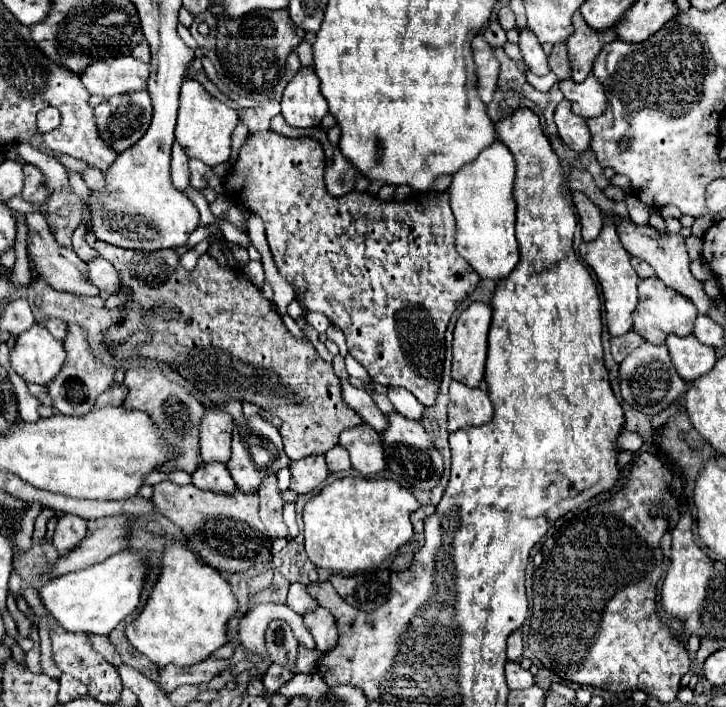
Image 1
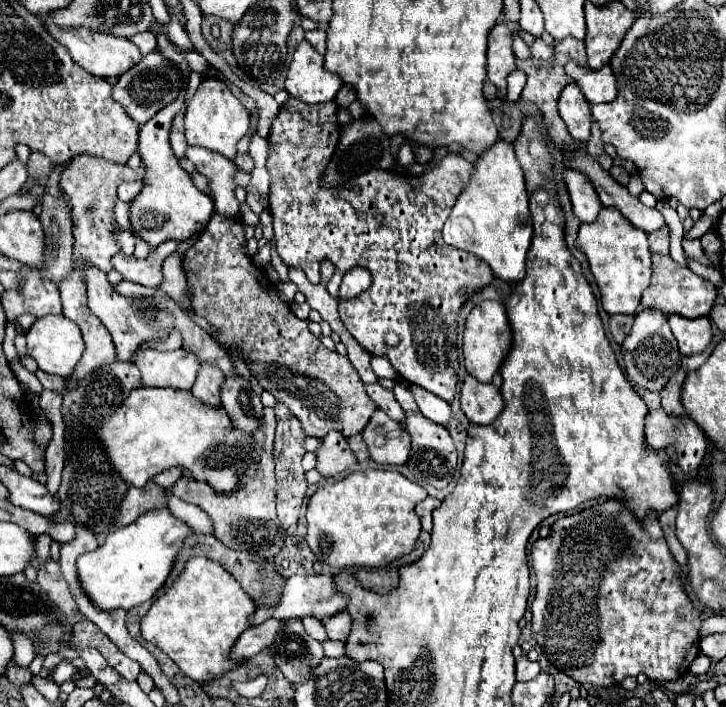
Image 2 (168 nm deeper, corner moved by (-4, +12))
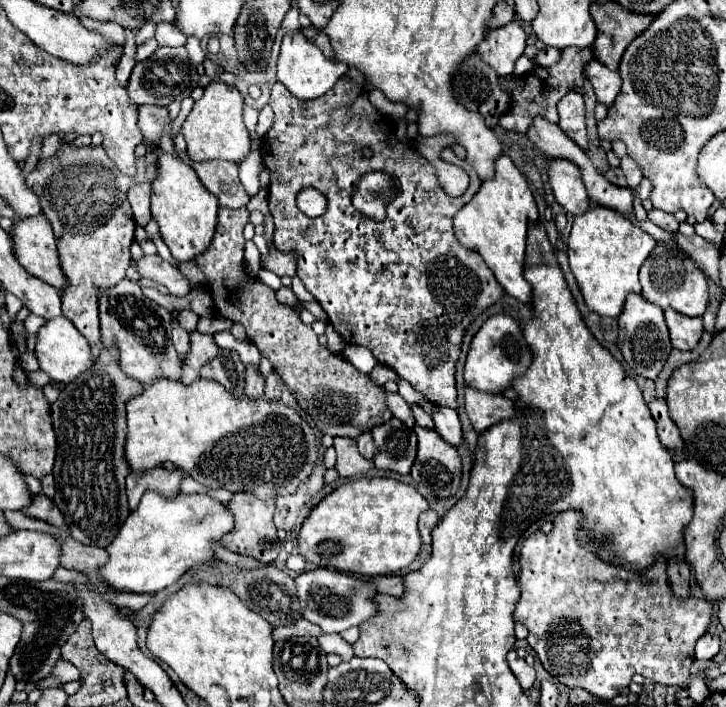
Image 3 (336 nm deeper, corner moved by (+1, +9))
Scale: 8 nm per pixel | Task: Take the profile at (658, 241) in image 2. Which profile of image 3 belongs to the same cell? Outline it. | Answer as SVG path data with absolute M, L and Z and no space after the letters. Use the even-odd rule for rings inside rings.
M652 209L652 211L648 213L648 219L654 221L658 227L662 227L662 229L666 229L666 231L678 231L678 221L676 221L674 215L670 215L670 213Z

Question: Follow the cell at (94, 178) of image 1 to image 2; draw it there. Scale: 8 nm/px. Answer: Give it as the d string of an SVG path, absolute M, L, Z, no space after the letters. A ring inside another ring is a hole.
M135 180L135 182L121 182L121 184L117 186L117 198L129 204L129 202L139 194L141 184L143 184L141 180Z

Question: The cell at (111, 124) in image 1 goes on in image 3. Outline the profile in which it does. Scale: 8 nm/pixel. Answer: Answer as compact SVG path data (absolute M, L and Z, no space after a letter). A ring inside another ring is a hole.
M160 47L152 57L134 65L126 91L130 95L130 101L136 105L152 103L168 107L172 101L182 101L184 97L190 97L190 93L198 87L198 79L200 73L196 65L188 59L186 47Z

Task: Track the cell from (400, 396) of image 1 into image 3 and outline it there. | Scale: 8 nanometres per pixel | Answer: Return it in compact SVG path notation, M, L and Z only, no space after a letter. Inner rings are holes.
M434 405L432 419L436 423L436 431L442 435L446 443L450 443L452 447L458 447L462 443L462 423L454 409Z

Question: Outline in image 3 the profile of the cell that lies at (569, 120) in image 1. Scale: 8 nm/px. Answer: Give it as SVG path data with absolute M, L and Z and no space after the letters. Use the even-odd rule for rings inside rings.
M568 91L560 103L558 103L558 115L560 115L560 129L582 149L588 149L588 137L586 137L586 123L584 123L584 99L576 91Z

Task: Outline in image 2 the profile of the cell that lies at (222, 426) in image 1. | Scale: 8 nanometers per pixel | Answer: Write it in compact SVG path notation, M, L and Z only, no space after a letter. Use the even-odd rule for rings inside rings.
M203 364L199 374L197 374L197 380L191 388L193 396L197 400L203 400L203 404L211 404L211 406L221 406L221 400L219 400L219 386L223 384L225 376L221 374L219 368L215 366L209 366L209 364Z

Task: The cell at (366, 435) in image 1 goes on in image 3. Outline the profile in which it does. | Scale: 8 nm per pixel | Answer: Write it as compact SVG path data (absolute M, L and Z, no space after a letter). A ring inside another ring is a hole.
M392 417L388 423L372 429L376 441L374 465L400 475L408 475L416 455L416 435L400 419Z

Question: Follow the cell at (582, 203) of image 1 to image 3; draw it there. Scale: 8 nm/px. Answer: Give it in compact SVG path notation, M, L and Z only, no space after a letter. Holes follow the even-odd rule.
M548 159L548 181L556 201L572 215L582 215L590 209L590 197L582 183L578 167L566 159Z

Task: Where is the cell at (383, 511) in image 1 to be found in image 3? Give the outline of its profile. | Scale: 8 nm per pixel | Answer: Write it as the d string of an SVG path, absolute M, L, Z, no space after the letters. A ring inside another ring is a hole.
M362 477L350 483L340 485L328 493L304 521L298 535L298 549L316 567L336 569L342 573L376 577L376 575L394 575L396 571L408 567L420 553L420 533L418 533L418 515L428 509L428 501L412 487L388 477Z

